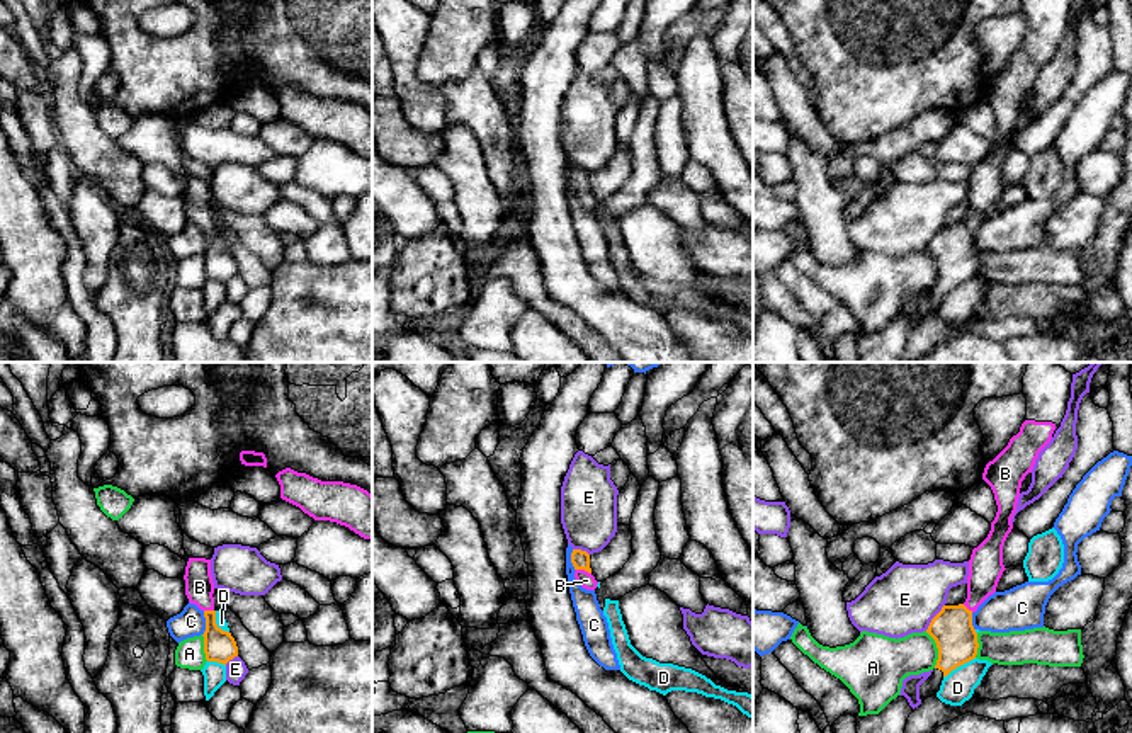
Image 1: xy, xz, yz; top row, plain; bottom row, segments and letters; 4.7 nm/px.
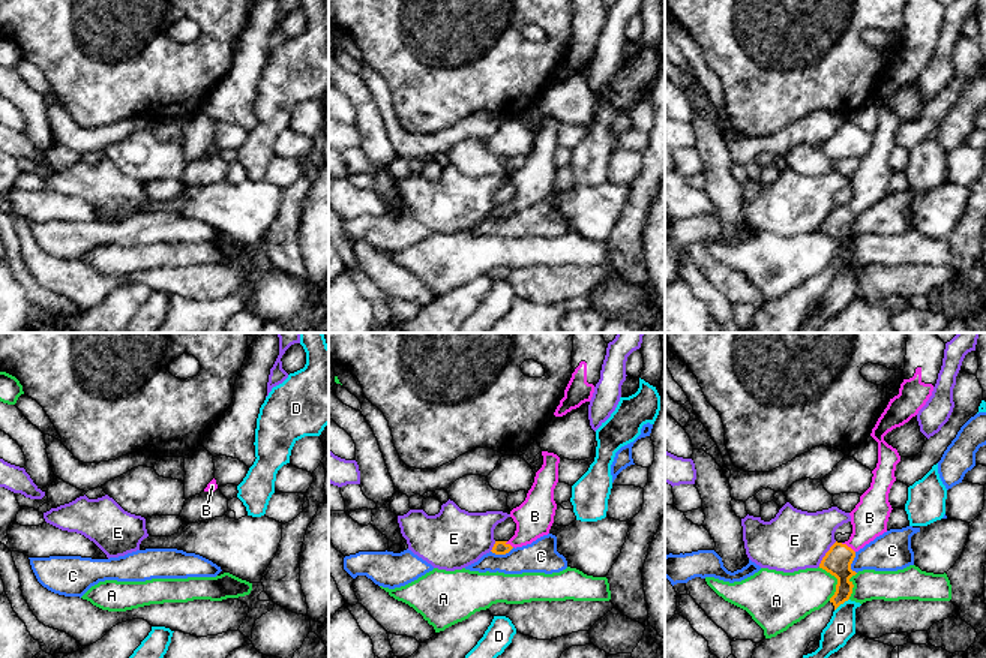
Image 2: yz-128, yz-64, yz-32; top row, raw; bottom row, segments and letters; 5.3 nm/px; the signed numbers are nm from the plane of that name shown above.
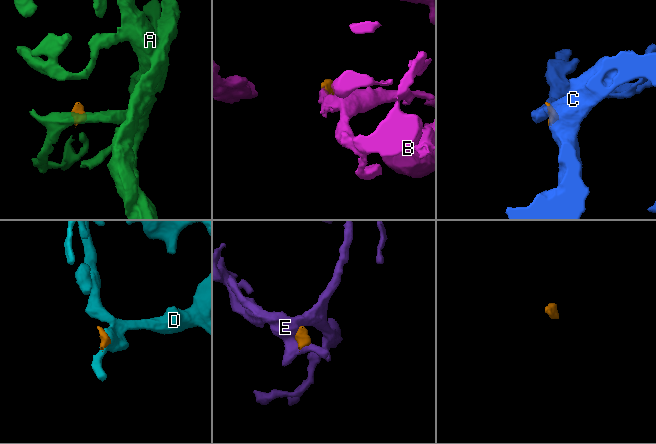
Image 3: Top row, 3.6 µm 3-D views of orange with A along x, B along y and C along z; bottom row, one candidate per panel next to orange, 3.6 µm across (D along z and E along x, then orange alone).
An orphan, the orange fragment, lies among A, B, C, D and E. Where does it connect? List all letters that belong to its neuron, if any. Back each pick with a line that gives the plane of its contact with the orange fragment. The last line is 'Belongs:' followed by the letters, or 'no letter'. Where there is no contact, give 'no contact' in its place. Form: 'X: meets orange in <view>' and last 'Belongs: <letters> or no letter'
B: meets orange in xz
Belongs: B

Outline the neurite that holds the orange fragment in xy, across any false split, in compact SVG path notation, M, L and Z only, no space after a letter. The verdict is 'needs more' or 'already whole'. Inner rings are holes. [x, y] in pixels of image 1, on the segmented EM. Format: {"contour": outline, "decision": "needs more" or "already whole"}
{"contour": "M189 558L184 580L189 602L195 604L206 617L206 631L202 634L206 660L226 665L229 660L238 656L238 646L231 633L223 631L216 624L211 560Z", "decision": "needs more"}

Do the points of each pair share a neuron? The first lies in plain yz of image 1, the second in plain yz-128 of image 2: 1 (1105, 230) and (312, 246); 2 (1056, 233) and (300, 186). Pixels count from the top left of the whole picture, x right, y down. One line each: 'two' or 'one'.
1: two
2: two

